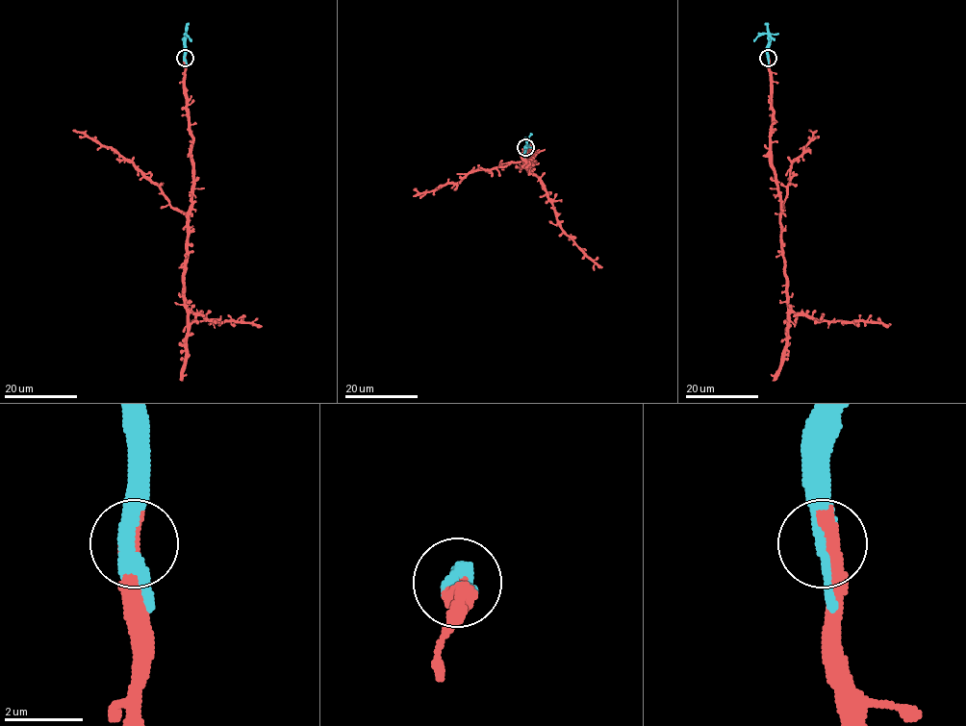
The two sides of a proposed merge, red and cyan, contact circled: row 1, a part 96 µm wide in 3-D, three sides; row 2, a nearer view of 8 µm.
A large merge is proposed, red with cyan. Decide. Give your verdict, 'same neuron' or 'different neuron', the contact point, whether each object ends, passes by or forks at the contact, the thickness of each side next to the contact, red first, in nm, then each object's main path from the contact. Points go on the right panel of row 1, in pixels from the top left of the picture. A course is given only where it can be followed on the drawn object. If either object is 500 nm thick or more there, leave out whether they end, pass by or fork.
same neuron; at (768, 58); 550 nm thick on the red side, 360 nm on the other; red runs (768, 58), (773, 112), (772, 162), (780, 202), (780, 243), (788, 308), (813, 319), (880, 322), (889, 326); cyan runs (768, 58), (768, 35), (759, 35), (754, 41)

